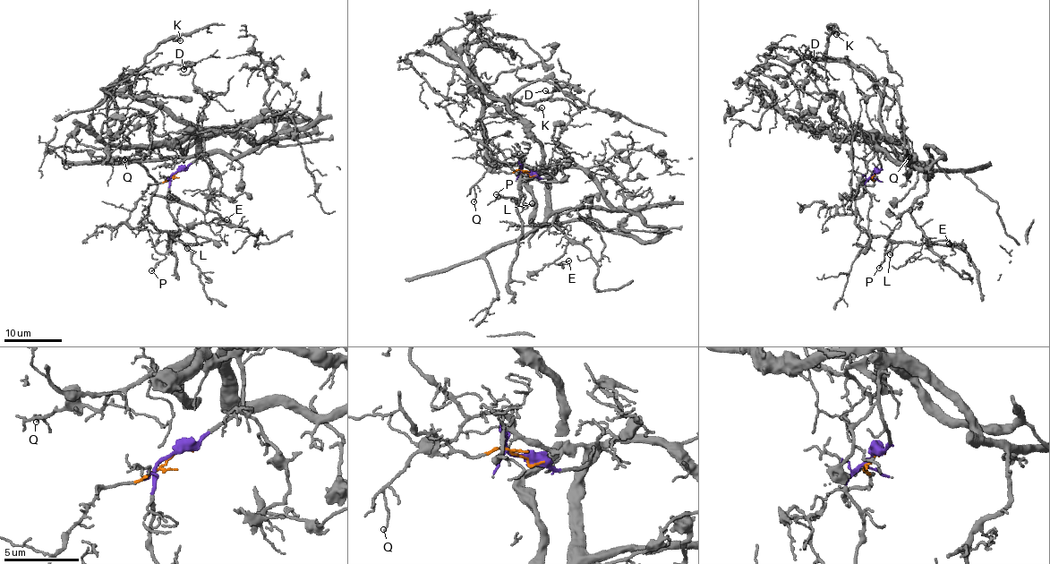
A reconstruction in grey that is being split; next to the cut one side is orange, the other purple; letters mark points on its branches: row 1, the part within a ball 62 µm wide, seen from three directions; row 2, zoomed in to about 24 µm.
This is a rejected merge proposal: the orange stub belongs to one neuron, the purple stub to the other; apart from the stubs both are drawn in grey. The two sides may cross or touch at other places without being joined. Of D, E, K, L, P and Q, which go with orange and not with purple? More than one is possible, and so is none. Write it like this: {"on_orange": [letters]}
{"on_orange": ["L", "P"]}

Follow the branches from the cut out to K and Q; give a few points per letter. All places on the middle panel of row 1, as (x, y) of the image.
K: (526, 174), (542, 178), (556, 170), (550, 174), (495, 164), (486, 153), (482, 114), (507, 99), (542, 108)
Q: (526, 174), (542, 178), (556, 170), (536, 169), (518, 156), (509, 157), (473, 186), (473, 201)

